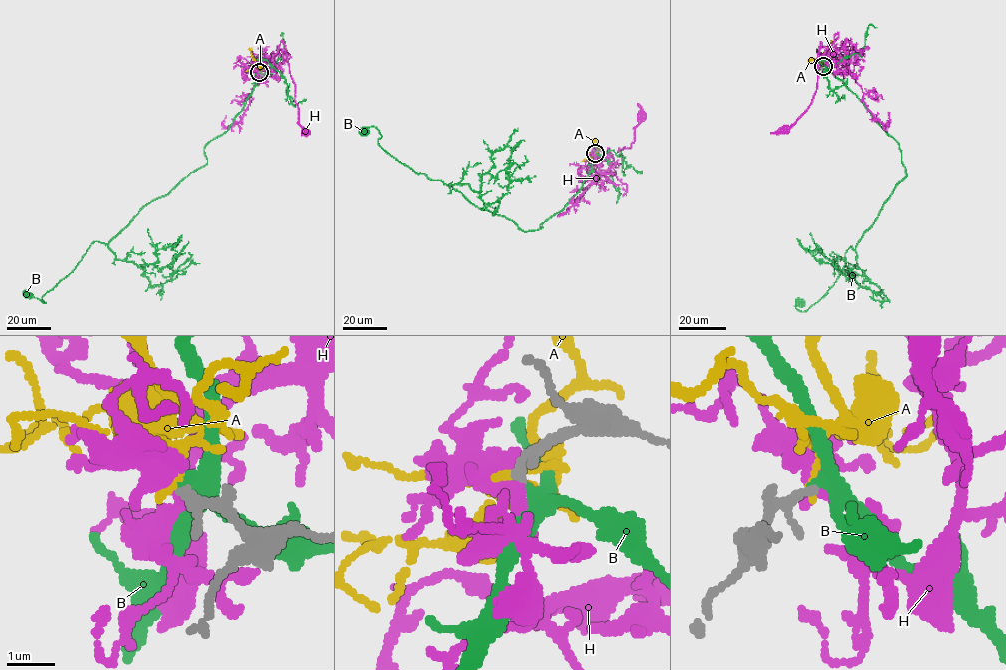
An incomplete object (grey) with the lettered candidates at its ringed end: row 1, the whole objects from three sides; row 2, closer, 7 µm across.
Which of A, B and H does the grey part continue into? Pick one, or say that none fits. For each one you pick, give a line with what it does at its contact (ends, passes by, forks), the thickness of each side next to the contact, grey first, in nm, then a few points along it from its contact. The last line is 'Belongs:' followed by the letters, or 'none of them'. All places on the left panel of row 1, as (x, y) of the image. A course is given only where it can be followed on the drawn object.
H: it forks; calibres 170 and 320 nm; course (259, 72), (270, 70), (282, 41), (298, 123), (306, 133)
Belongs: H

